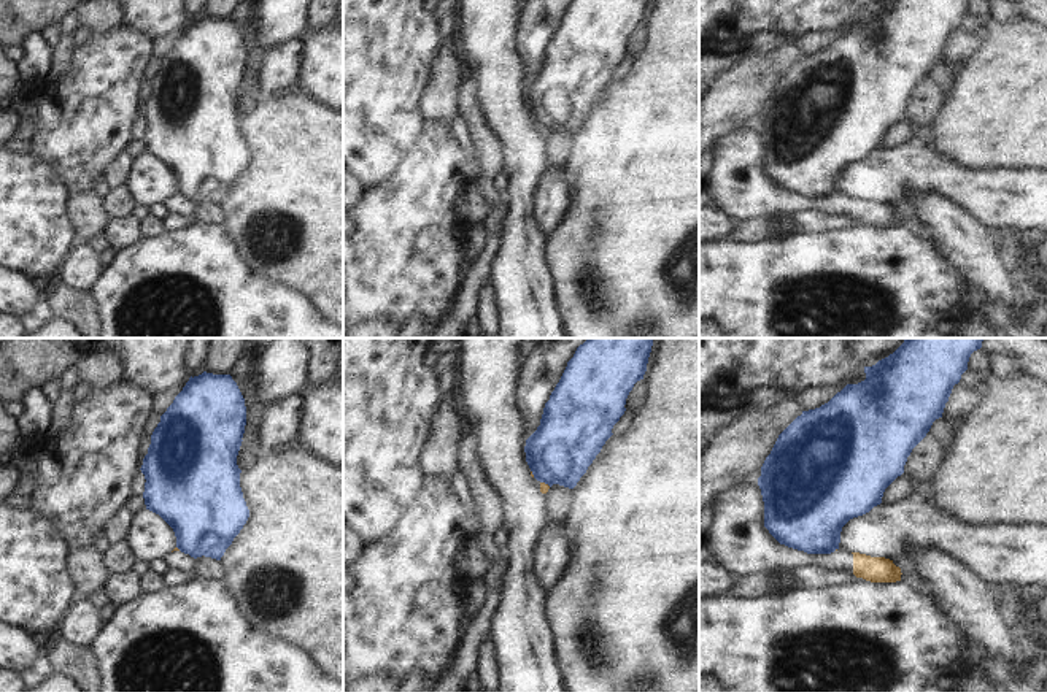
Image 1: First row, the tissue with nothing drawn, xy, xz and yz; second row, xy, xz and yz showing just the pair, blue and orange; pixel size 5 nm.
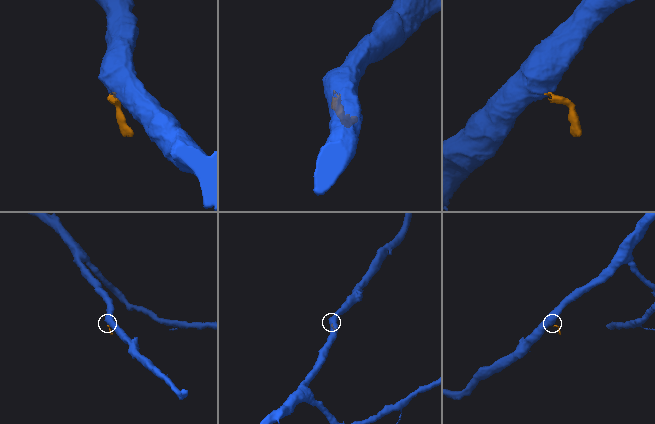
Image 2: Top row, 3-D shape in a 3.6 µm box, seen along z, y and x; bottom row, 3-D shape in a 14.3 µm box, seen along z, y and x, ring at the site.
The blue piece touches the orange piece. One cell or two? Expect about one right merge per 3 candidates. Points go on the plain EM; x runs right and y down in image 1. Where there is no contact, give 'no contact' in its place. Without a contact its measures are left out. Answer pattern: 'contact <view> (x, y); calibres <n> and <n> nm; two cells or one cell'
contact xz (545, 127); calibres 320 and 50 nm; two cells

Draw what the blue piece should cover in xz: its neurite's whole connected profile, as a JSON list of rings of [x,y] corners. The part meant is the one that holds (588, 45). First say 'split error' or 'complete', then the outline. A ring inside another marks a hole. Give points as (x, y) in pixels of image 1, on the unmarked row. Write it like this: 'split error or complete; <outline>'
complete; [[[574,0],[545,48],[540,70],[526,84],[526,106],[540,127],[559,129],[574,133],[580,122],[586,117],[596,100],[601,97],[605,86],[613,79],[612,73],[624,59],[626,43],[634,29],[643,24],[650,0]]]

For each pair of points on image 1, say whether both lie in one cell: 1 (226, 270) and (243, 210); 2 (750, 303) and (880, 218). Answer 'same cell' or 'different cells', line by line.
1: different cells
2: different cells

